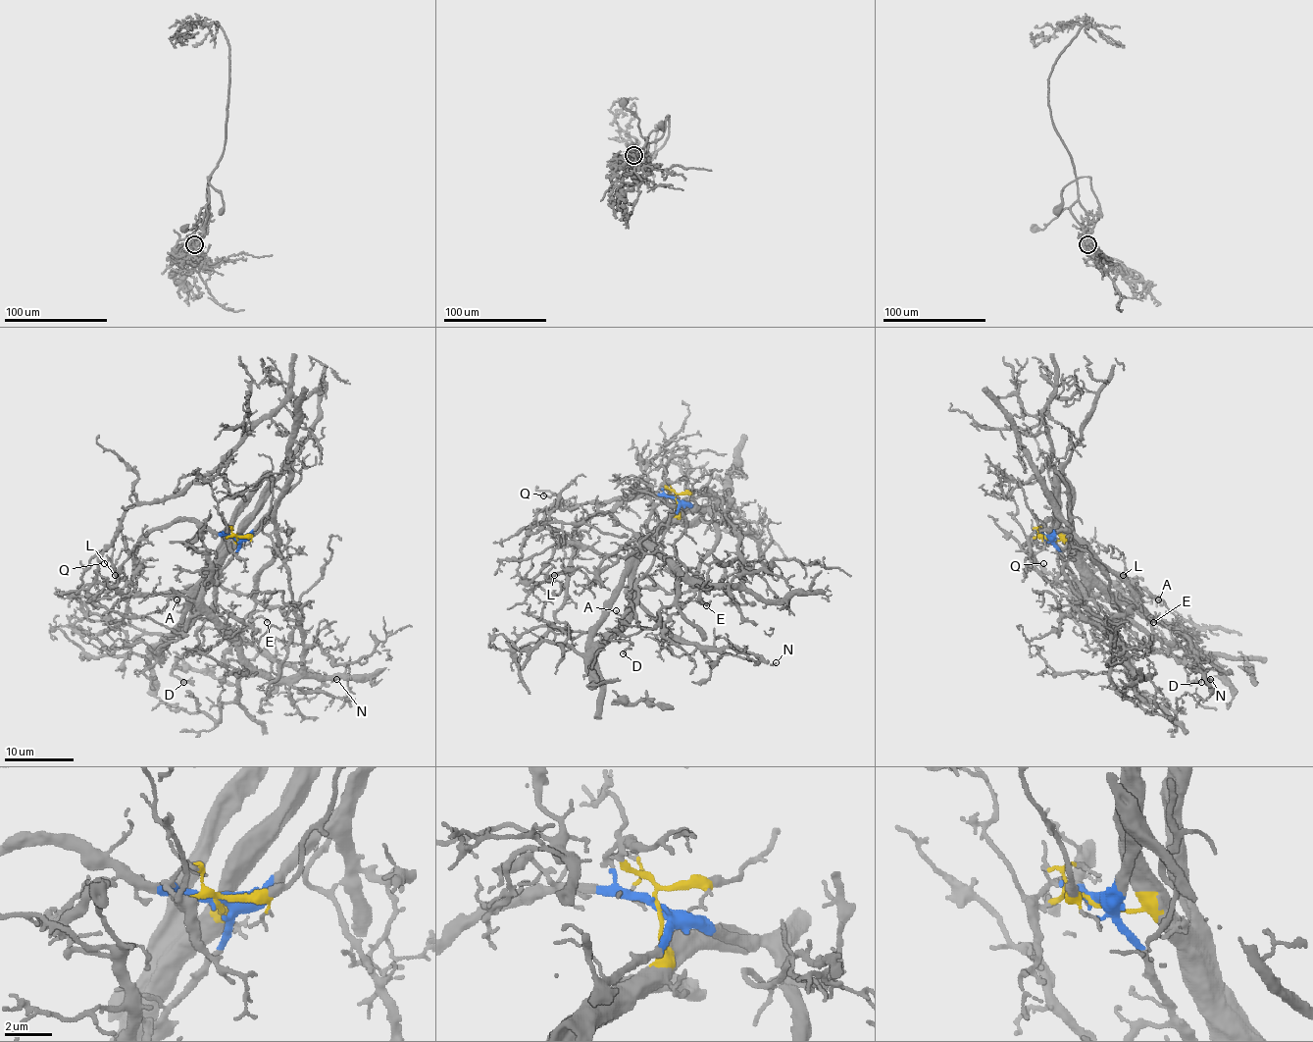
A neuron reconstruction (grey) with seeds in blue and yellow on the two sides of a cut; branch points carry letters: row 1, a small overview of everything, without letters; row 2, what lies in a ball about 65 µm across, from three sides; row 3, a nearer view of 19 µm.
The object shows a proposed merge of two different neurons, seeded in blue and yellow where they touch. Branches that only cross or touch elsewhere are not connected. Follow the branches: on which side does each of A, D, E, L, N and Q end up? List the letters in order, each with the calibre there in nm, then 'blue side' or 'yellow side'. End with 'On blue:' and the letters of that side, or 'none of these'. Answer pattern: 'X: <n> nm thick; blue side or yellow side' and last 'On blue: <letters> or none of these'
A: 90 nm thick; blue side
D: 150 nm thick; blue side
E: 120 nm thick; blue side
L: 110 nm thick; blue side
N: 90 nm thick; yellow side
Q: 100 nm thick; yellow side
On blue: A, D, E, L

